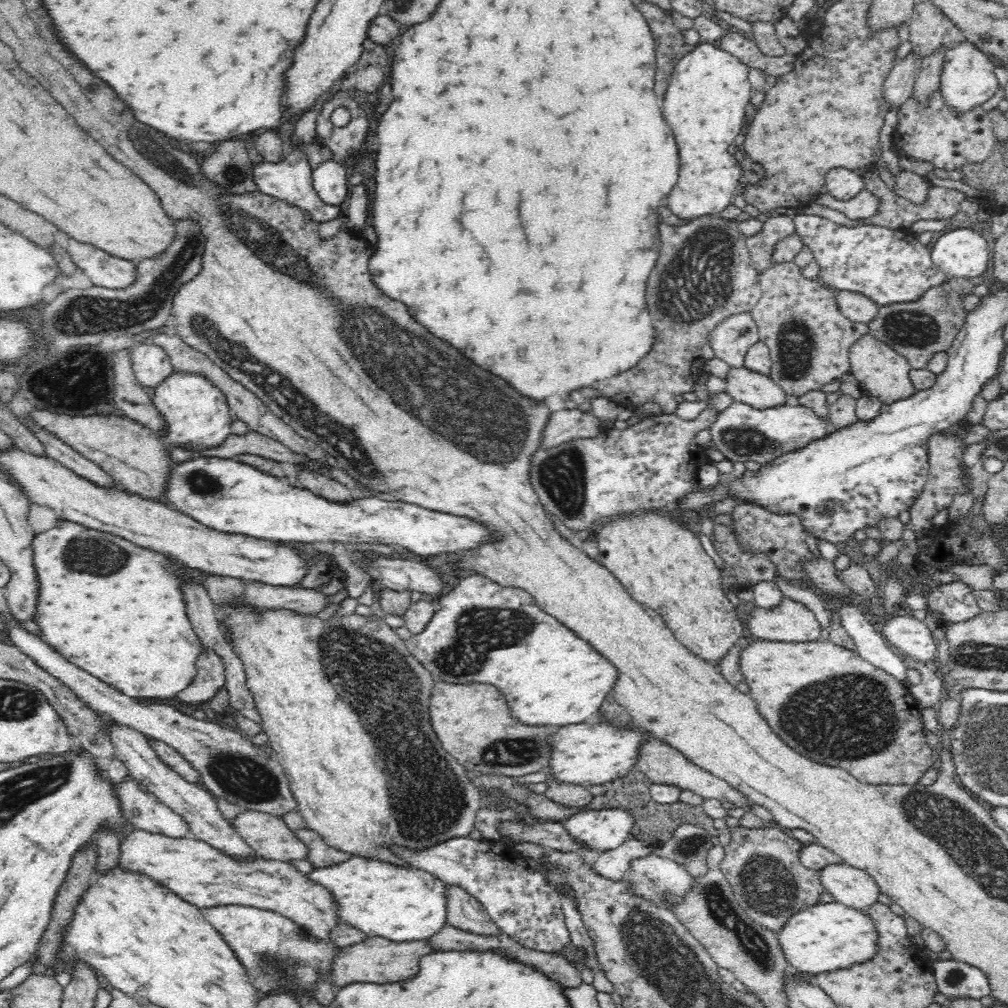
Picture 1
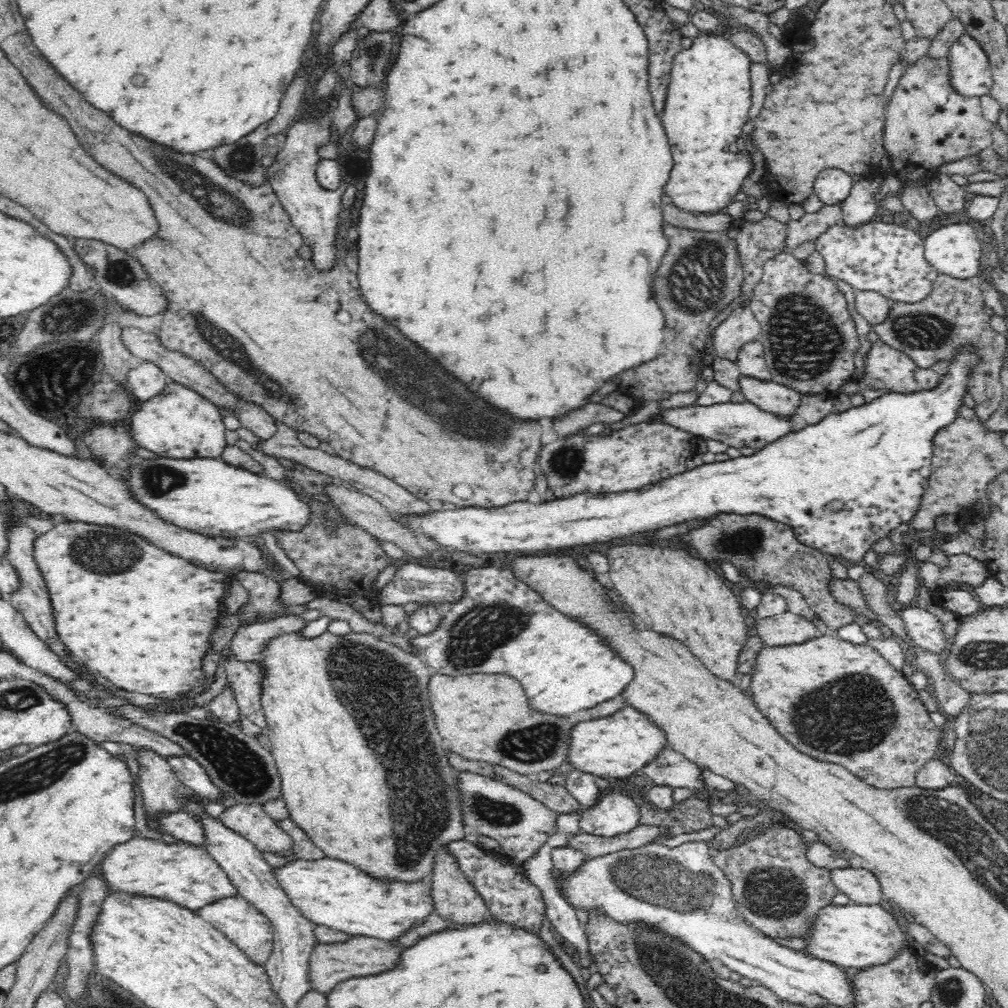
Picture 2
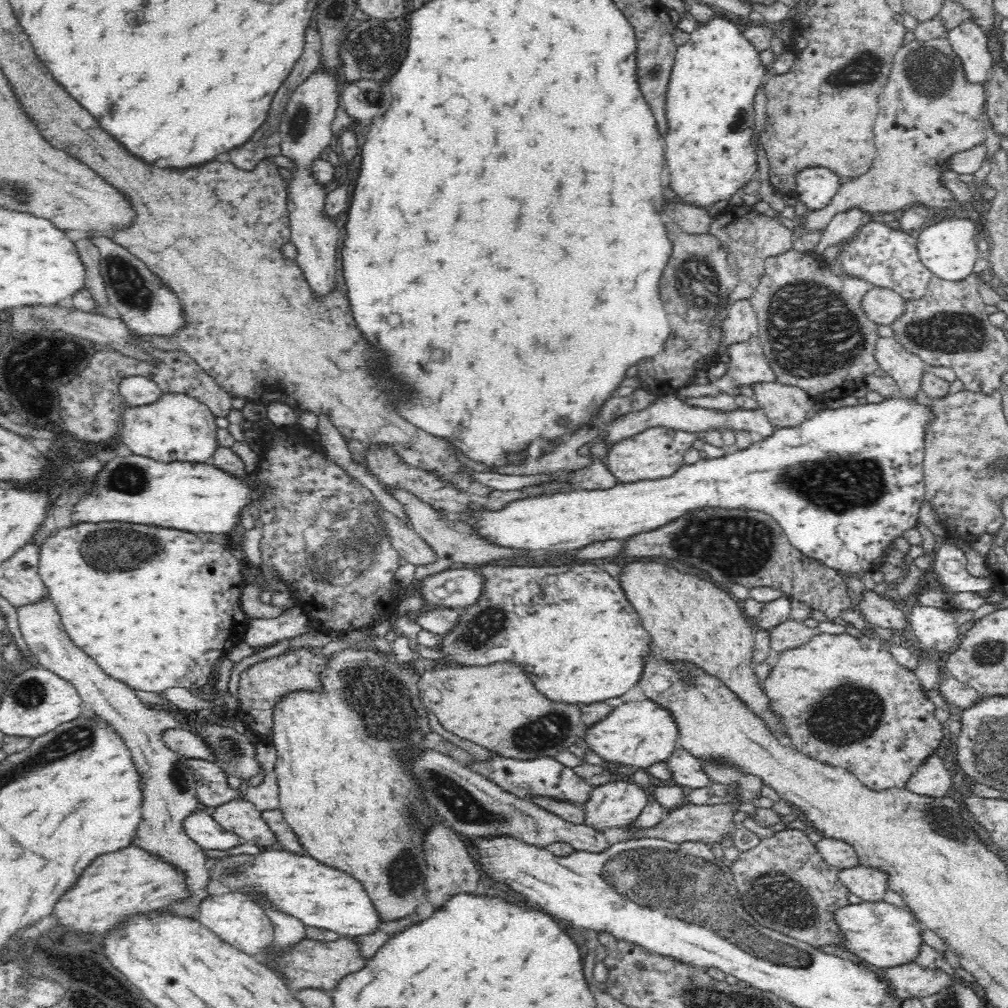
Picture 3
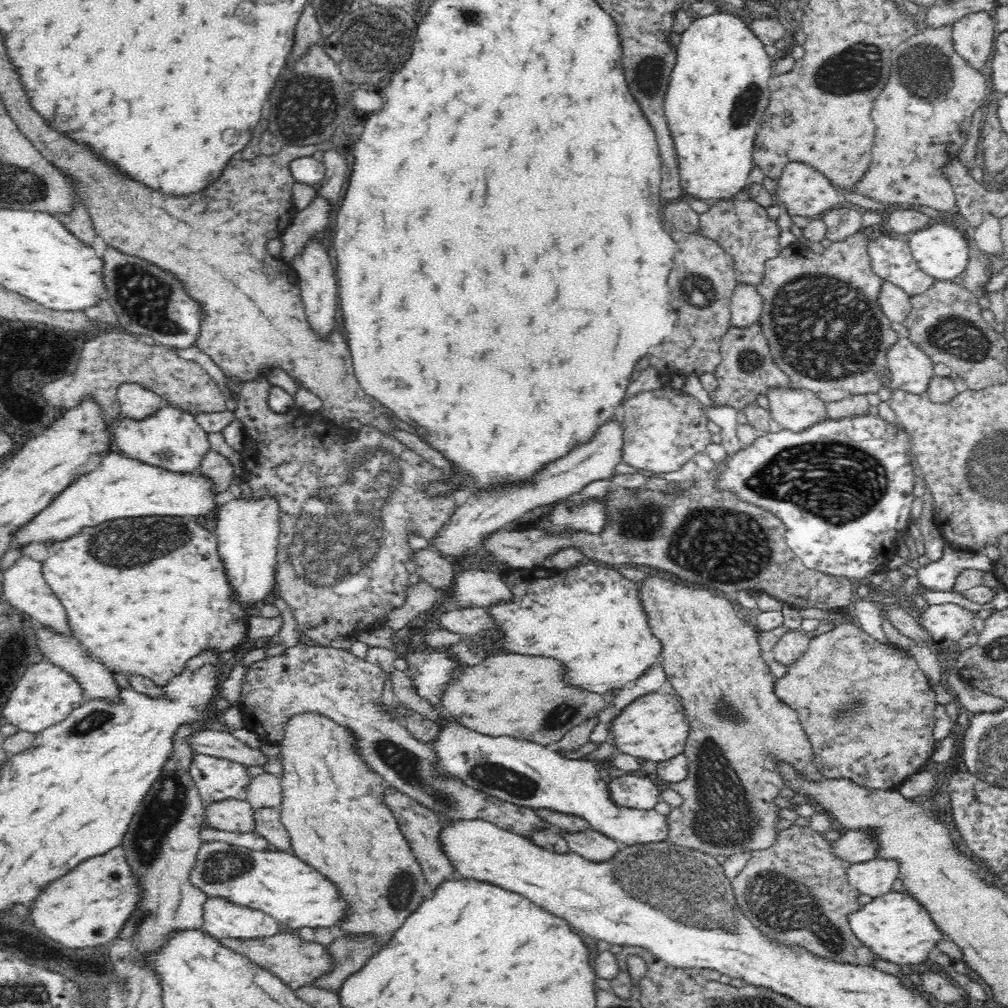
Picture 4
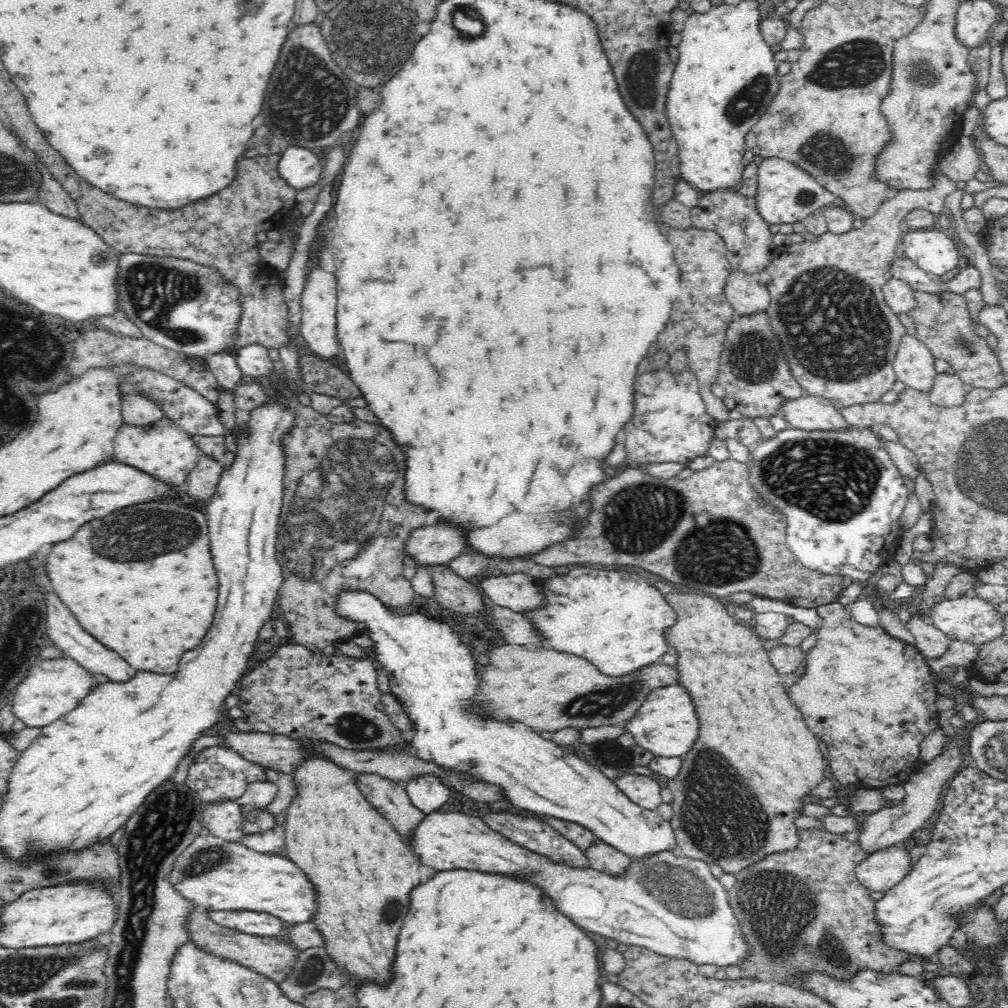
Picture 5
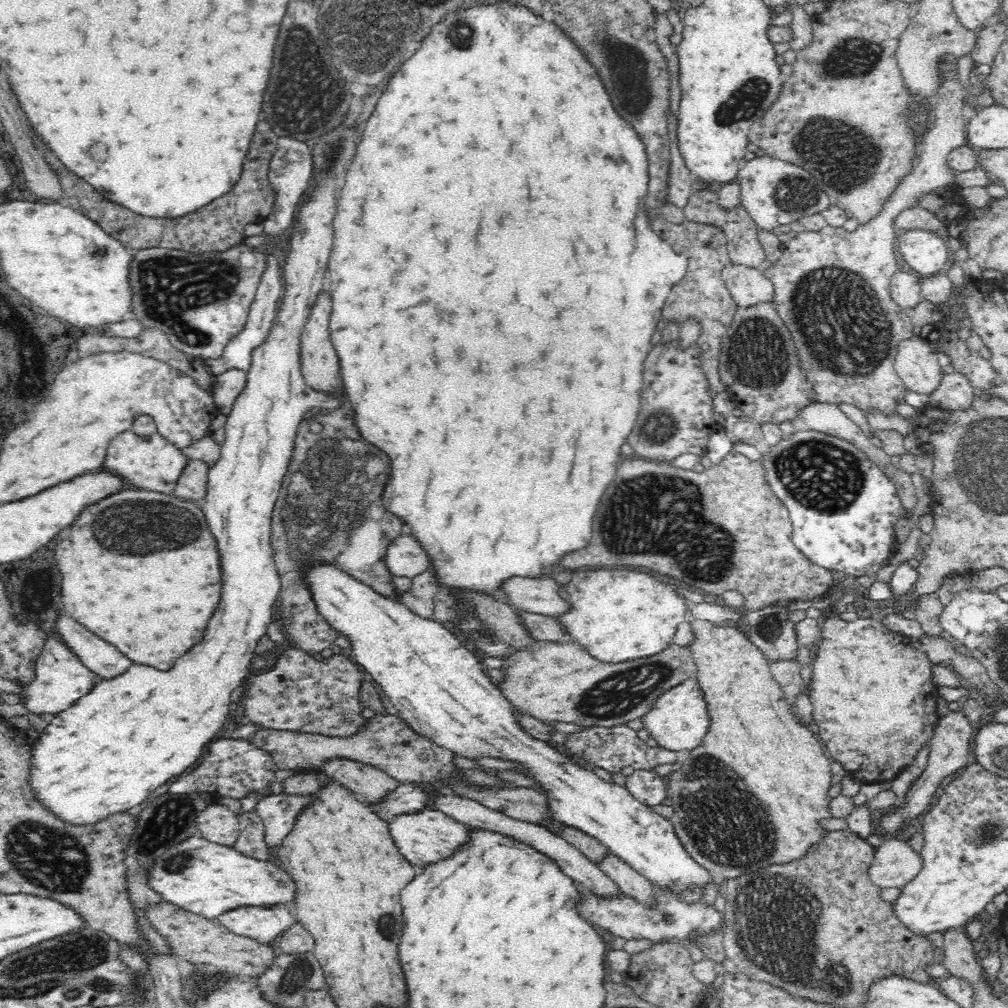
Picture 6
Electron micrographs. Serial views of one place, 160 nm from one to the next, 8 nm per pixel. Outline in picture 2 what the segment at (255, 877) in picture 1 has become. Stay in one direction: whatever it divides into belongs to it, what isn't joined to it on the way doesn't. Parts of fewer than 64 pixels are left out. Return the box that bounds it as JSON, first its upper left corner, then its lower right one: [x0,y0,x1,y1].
[93,833,238,911]

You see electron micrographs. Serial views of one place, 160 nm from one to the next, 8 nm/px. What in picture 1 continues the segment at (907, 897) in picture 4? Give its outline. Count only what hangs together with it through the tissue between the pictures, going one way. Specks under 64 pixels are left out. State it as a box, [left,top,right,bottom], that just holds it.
[778,901,881,975]

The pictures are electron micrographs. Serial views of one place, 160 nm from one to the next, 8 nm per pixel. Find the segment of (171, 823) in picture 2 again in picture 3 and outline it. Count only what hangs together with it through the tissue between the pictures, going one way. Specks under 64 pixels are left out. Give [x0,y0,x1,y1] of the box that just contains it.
[184,808,246,850]

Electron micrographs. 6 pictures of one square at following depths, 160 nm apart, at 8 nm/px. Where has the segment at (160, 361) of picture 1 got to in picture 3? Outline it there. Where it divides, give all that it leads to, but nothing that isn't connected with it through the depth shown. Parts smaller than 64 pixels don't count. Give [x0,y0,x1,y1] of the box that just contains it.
[117,375,163,407]

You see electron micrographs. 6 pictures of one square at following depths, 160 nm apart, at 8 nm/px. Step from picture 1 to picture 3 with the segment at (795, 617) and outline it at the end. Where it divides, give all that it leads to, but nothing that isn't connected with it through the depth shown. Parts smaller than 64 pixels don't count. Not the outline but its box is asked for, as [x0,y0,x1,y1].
[769,618,817,653]

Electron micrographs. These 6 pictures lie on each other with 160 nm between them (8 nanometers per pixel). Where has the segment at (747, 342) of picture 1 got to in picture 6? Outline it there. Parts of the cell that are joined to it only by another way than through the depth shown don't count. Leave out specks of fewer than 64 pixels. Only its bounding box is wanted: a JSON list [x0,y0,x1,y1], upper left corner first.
[721,263,774,307]

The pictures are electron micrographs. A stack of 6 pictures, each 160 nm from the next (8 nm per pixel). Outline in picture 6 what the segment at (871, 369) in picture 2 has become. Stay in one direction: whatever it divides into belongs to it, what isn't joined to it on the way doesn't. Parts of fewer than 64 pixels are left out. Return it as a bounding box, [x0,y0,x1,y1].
[892,339,943,396]

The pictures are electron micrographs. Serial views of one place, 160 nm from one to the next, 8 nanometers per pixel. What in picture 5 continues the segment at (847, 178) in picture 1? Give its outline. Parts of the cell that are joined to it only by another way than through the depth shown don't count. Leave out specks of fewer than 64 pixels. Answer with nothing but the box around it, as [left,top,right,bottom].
[753,157,836,225]

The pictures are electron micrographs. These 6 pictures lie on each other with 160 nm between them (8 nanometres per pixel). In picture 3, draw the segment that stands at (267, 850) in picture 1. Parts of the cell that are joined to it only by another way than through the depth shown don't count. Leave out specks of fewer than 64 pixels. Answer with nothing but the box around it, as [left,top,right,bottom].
[210,799,275,848]

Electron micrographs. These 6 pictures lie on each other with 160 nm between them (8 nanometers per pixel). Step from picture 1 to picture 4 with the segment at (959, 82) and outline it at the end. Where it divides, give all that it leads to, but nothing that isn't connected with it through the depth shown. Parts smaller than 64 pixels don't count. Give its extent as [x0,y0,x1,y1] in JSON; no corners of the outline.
[952,11,996,71]

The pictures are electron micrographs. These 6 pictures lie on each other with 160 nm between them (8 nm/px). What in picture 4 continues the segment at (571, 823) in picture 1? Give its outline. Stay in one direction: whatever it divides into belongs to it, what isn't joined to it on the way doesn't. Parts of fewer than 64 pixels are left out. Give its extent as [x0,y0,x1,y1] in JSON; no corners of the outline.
[609,775,661,810]

